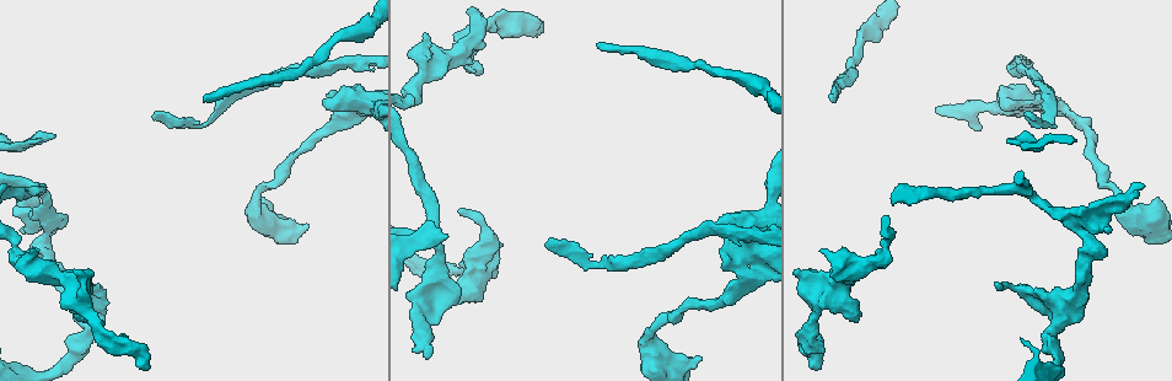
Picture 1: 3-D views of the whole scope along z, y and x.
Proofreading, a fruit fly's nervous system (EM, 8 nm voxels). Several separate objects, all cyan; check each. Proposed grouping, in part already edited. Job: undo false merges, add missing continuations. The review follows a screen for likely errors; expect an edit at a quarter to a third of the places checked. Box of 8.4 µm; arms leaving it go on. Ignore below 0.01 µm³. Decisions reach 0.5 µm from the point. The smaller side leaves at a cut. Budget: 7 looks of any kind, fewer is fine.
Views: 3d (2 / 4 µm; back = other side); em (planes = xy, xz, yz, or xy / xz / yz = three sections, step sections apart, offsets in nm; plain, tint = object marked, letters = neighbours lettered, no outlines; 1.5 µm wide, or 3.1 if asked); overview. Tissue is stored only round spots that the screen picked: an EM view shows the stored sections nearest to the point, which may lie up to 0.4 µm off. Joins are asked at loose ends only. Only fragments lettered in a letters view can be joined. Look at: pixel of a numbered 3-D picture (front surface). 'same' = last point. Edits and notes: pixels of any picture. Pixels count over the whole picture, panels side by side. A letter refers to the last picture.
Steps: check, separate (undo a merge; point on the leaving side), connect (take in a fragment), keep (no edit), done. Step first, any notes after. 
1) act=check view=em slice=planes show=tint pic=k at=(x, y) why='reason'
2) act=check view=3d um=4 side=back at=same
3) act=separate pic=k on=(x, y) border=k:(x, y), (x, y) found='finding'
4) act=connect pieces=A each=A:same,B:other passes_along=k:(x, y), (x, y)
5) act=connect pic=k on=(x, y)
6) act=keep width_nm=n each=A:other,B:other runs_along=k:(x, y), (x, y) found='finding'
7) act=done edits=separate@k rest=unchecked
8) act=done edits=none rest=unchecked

act=check view=em slice=yz step=8 show=plain pic=1 at=(156, 114) why='tapers out'

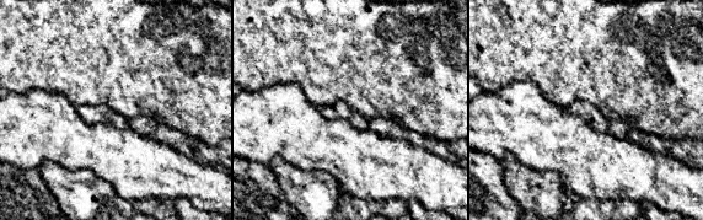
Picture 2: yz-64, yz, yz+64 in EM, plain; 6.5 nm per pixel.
act=check view=em slice=yz step=8 show=letters at=same

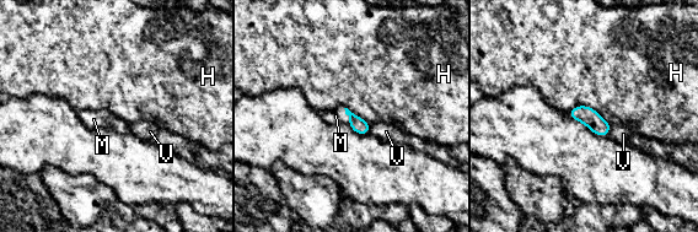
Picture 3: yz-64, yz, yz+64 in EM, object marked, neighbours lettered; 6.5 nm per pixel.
act=connect pieces=M width_nm=100 each=H:other,M:same,V:other passes_along=3:(359, 125), (348, 114), (336, 116) found='the neuron continues'

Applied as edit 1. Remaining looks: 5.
act=check view=3d um=2 pic=1 at=(441, 300) why='two arms at a narrow angle'

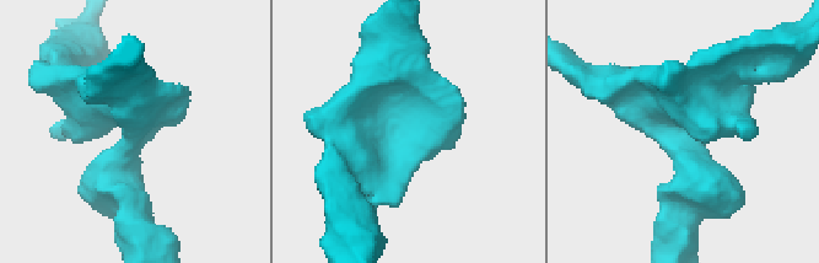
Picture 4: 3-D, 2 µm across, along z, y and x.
act=check view=em slice=planes show=letters pic=4 at=(127, 125) why='shape alone is not enough'

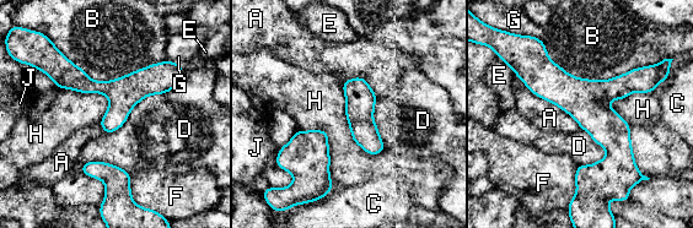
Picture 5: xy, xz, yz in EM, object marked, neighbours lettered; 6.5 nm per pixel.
act=keep width_nm=190 each=A:other,B:other,C:other,D:other,E:other,F:other,G:other,H:other,J:other found='all the same neuron'

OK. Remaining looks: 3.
act=check view=em slice=planes show=plain pic=1 at=(858, 308) why='free end'

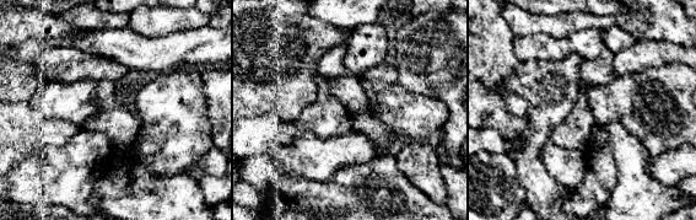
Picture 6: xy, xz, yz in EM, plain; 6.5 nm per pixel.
act=check view=em slice=planes show=tint at=same why='where the object lies'

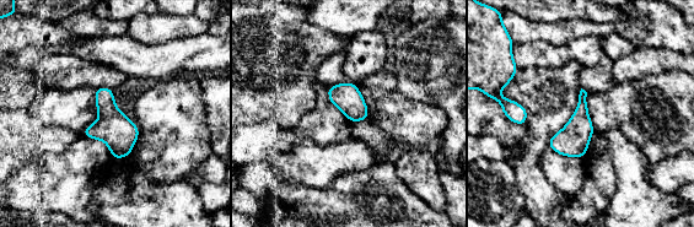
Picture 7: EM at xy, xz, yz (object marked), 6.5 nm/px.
act=check view=em slice=planes show=letters at=same

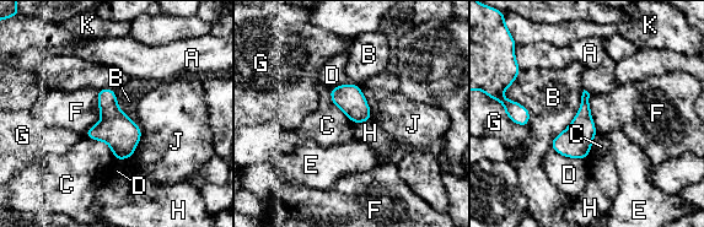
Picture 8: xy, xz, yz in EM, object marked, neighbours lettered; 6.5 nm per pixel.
act=keep width_nm=200 each=A:other,B:other,C:other,D:other,E:other,F:other,G:other,H:other,J:other,K:other border=8:(97, 91), (100, 120), (84, 135) found='no lettered fragment goes on from it'

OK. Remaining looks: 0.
act=done edits=connect@3 rest=unchecked

